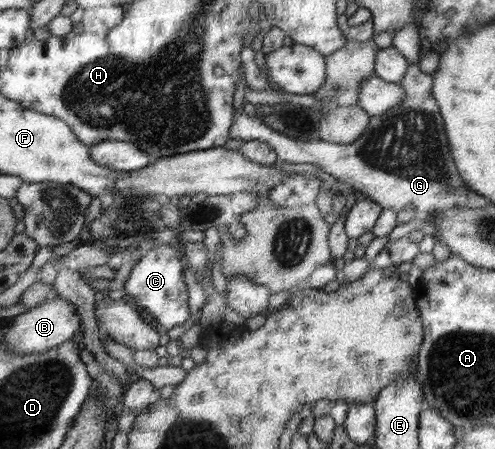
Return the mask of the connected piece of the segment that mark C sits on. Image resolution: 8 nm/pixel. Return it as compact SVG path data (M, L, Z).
M158 245L141 257L133 267L124 285L126 294L152 314L158 324L166 329L190 323L189 307L186 305L188 286L184 282L184 246Z

